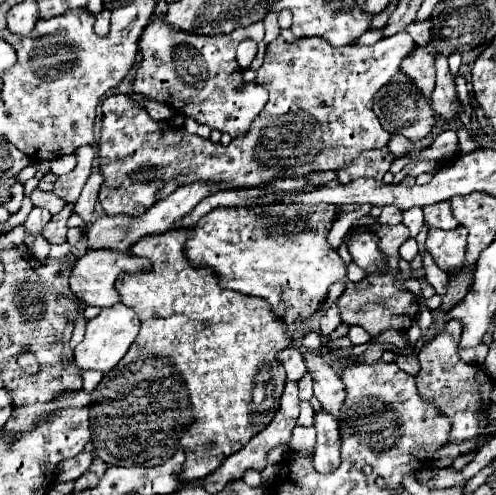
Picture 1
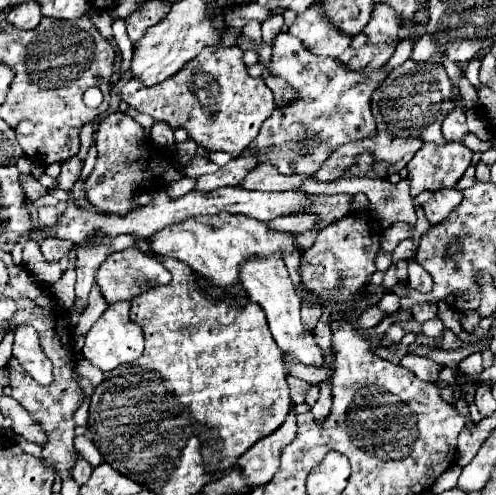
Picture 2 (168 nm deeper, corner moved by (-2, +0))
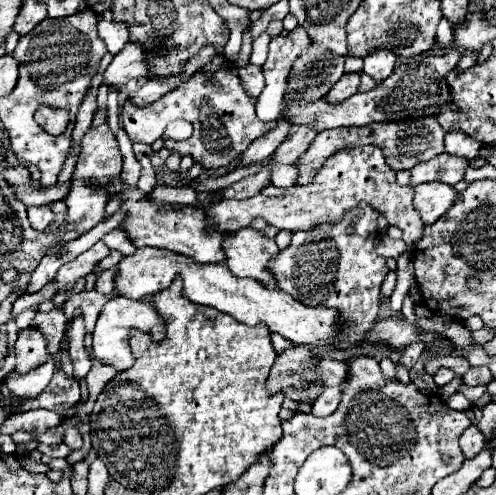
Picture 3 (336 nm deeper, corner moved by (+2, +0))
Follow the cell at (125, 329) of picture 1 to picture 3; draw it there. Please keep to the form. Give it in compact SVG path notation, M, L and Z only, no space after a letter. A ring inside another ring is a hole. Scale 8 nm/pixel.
M116 296L110 298L96 322L96 328L92 332L92 354L98 362L110 364L116 370L126 370L132 366L134 356L130 352L130 344L128 344L128 328L148 328L150 334L158 334L162 330L162 320L156 314L156 310L152 308L150 302L146 300L130 300L124 296Z

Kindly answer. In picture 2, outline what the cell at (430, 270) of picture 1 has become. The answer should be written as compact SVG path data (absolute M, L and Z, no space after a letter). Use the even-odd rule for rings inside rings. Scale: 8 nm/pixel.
M462 142L424 144L420 152L406 166L410 180L410 196L418 196L424 190L454 188L472 164L472 150Z

